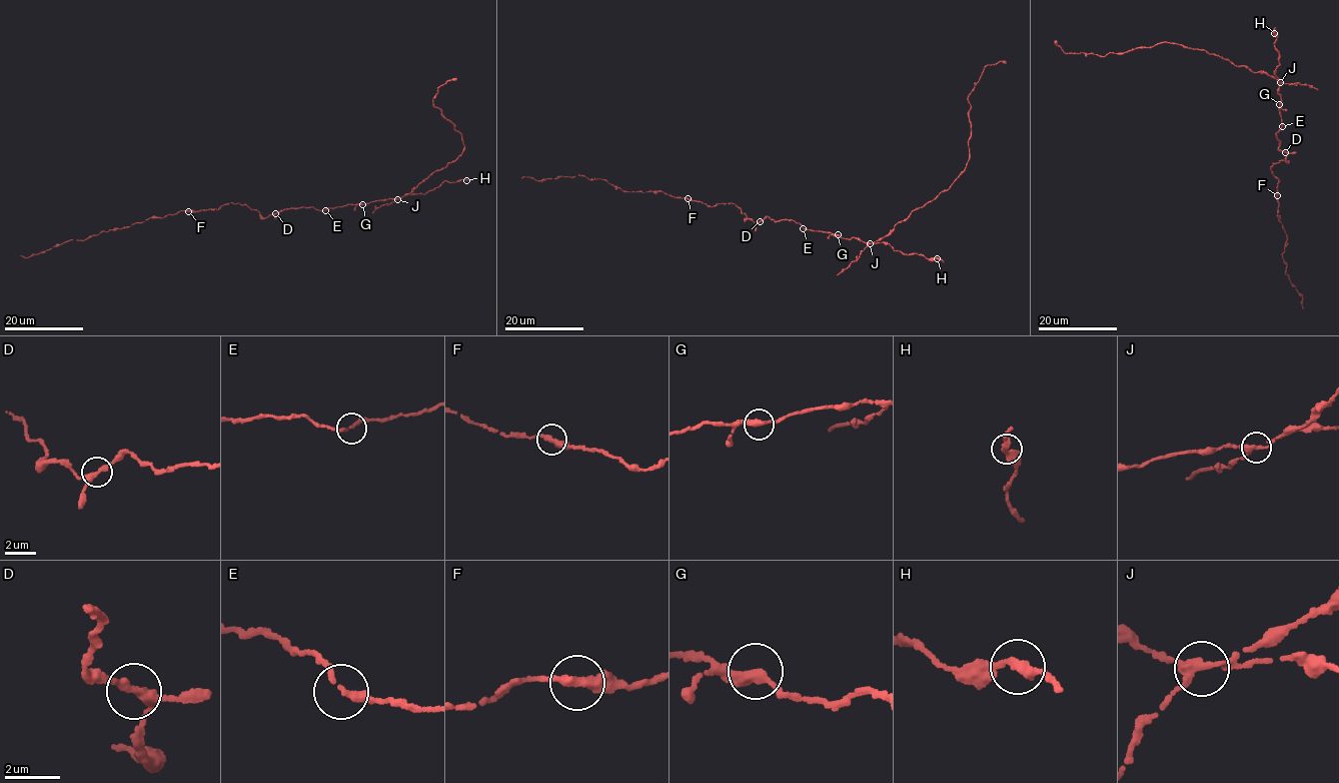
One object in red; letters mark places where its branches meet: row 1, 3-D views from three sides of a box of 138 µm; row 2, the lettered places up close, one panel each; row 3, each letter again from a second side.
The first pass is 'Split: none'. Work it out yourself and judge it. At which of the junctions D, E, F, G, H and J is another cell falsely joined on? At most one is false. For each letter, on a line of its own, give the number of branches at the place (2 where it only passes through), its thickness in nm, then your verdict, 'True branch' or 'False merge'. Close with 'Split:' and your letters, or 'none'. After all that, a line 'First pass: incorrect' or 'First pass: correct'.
D: Branches: 3. Thickness 280 nm. True branch
E: Branches: 2. Thickness 240 nm. True branch
F: Branches: 2. Thickness 320 nm. True branch
G: Branches: 2. Thickness 340 nm. True branch
H: Branches: 2. Thickness 280 nm. True branch
J: Branches: 3. Thickness 280 nm. False merge
Split: J
First pass: incorrect

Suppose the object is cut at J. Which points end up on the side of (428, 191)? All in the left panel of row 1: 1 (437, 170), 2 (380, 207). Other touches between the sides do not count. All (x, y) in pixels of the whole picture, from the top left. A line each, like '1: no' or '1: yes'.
1: no
2: no

